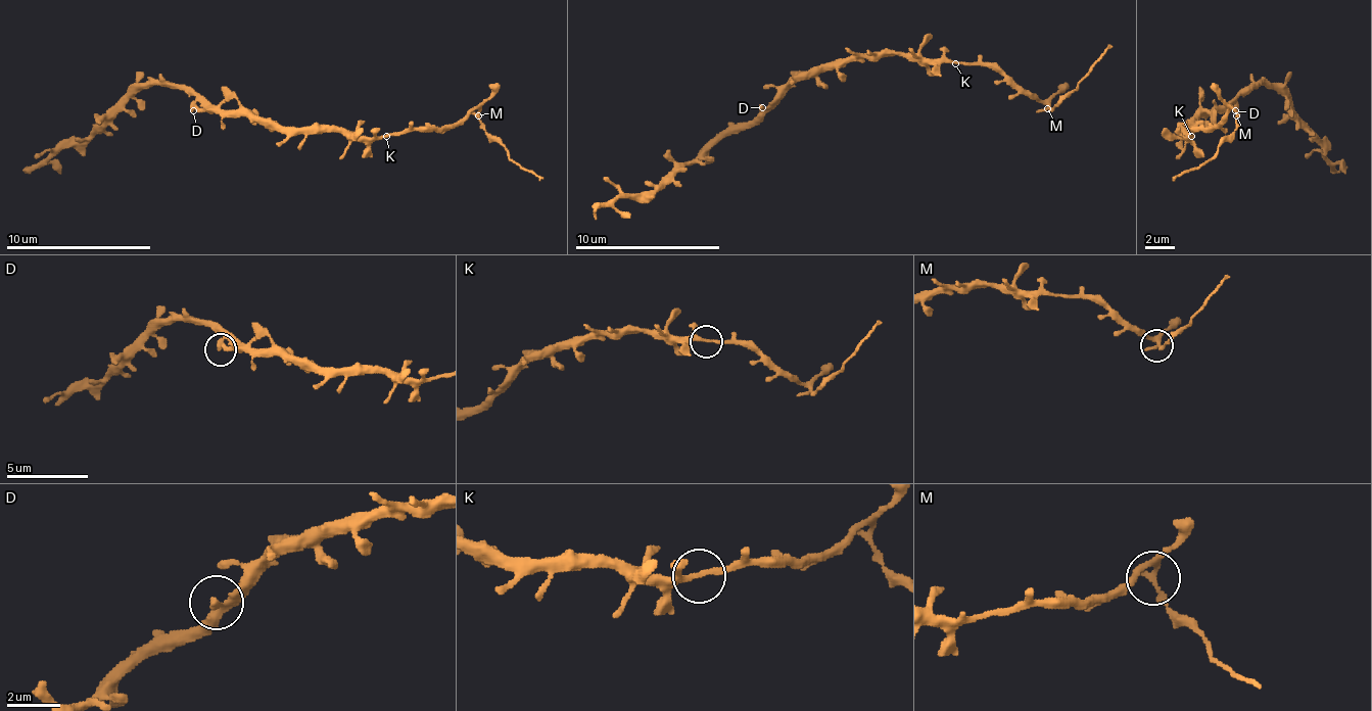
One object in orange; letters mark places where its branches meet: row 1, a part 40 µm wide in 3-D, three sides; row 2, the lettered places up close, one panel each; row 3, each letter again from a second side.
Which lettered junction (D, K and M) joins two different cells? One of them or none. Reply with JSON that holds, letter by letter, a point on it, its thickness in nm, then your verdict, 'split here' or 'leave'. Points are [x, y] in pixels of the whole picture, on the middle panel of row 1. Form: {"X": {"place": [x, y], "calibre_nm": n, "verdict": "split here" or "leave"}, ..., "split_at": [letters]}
{"D": {"place": [762, 107], "calibre_nm": 190, "verdict": "leave"}, "K": {"place": [955, 63], "calibre_nm": 180, "verdict": "leave"}, "M": {"place": [1047, 108], "calibre_nm": 190, "verdict": "split here"}, "split_at": ["M"]}

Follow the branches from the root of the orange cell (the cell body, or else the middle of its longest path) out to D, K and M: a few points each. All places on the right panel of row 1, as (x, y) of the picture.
D: (1195, 122), (1202, 114), (1221, 114), (1231, 107), (1235, 107), (1235, 110)
K: (1195, 122), (1180, 133), (1191, 136)
M: (1195, 122), (1180, 133), (1188, 136), (1195, 129), (1213, 129), (1231, 110), (1235, 114)

